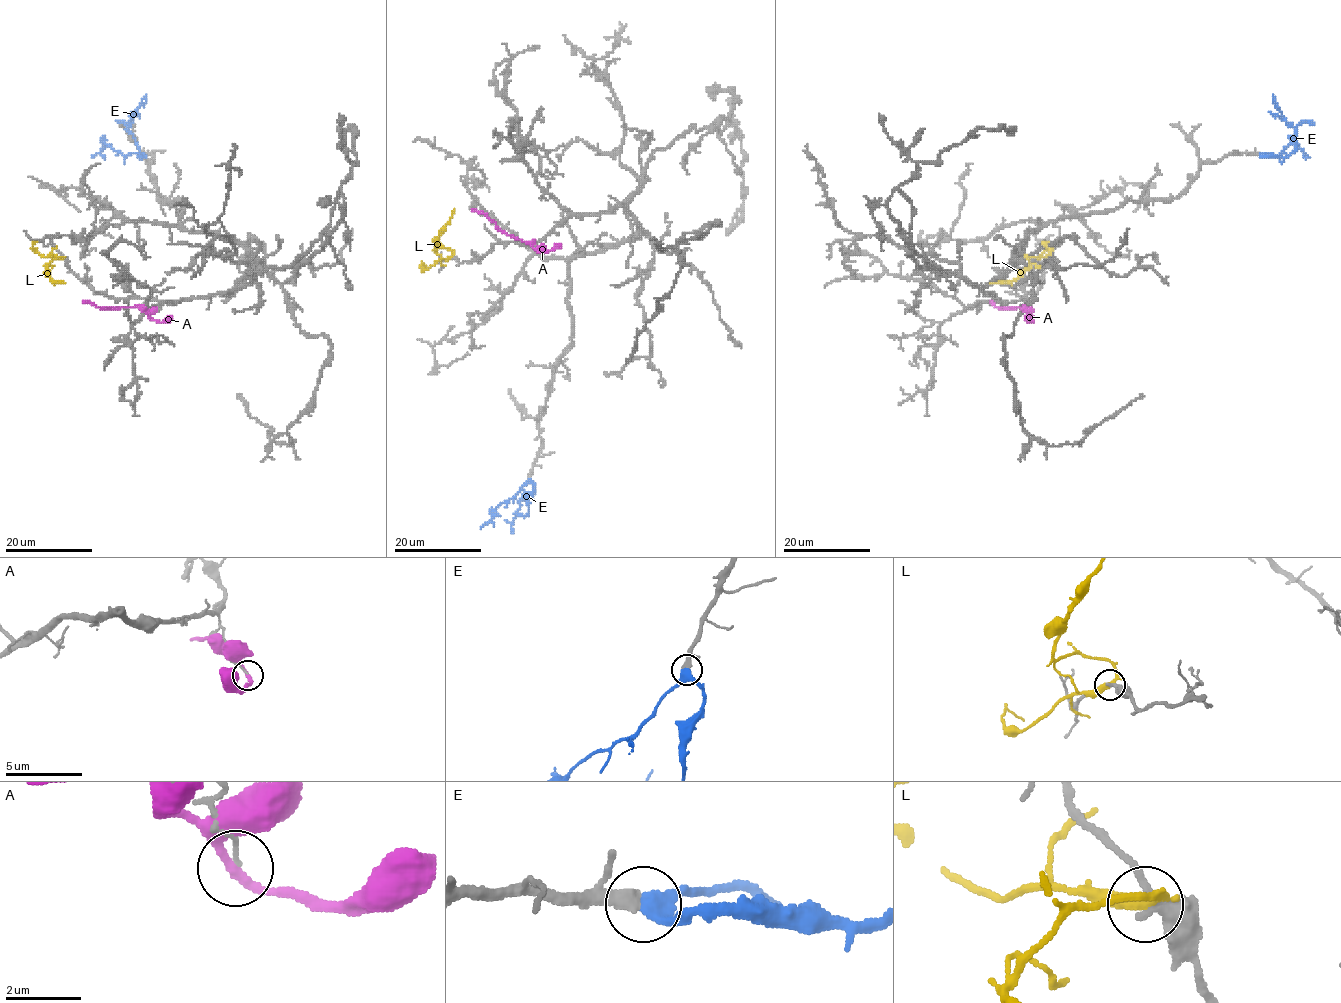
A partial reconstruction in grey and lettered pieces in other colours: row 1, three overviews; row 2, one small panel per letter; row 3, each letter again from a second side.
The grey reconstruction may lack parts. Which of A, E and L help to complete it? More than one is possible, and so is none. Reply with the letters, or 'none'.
E

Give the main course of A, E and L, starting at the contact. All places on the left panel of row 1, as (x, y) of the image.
A: (149, 317), (138, 306), (97, 307), (82, 300)
E: (140, 154), (145, 155), (140, 156), (128, 126), (132, 113), (144, 99), (143, 106)
L: (62, 257), (54, 258), (46, 268), (53, 280), (66, 282)

